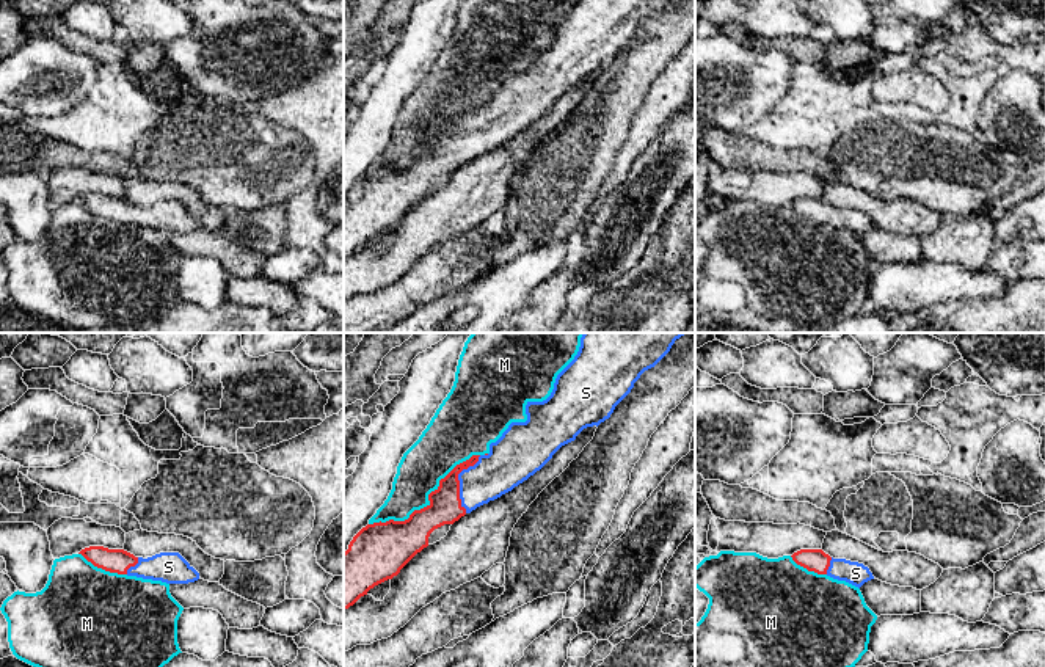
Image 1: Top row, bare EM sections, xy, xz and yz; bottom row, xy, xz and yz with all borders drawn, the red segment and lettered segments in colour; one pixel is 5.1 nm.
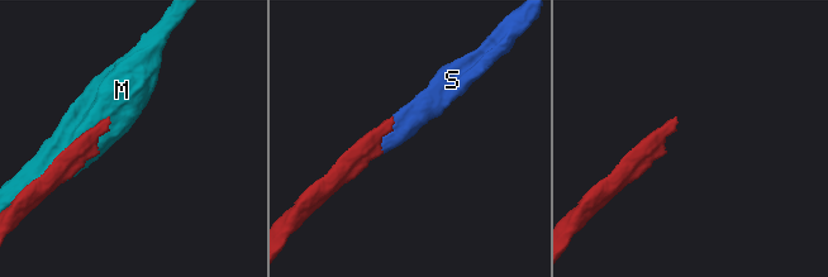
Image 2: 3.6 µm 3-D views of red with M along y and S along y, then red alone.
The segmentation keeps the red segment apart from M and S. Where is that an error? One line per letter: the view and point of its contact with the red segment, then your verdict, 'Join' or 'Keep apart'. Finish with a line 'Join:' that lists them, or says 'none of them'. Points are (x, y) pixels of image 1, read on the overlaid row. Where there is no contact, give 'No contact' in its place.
M: Touches red at xz (430, 502). Keep apart
S: Touches red at xz (458, 482). Join
Join: S

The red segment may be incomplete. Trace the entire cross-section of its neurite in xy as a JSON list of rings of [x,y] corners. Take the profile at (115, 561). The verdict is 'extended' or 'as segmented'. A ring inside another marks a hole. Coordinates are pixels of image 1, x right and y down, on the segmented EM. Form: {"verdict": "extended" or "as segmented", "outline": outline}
{"verdict": "extended", "outline": [[[89,546],[78,554],[94,567],[110,573],[162,581],[166,584],[188,584],[199,579],[199,573],[179,552],[160,552],[143,559],[124,549]]]}

